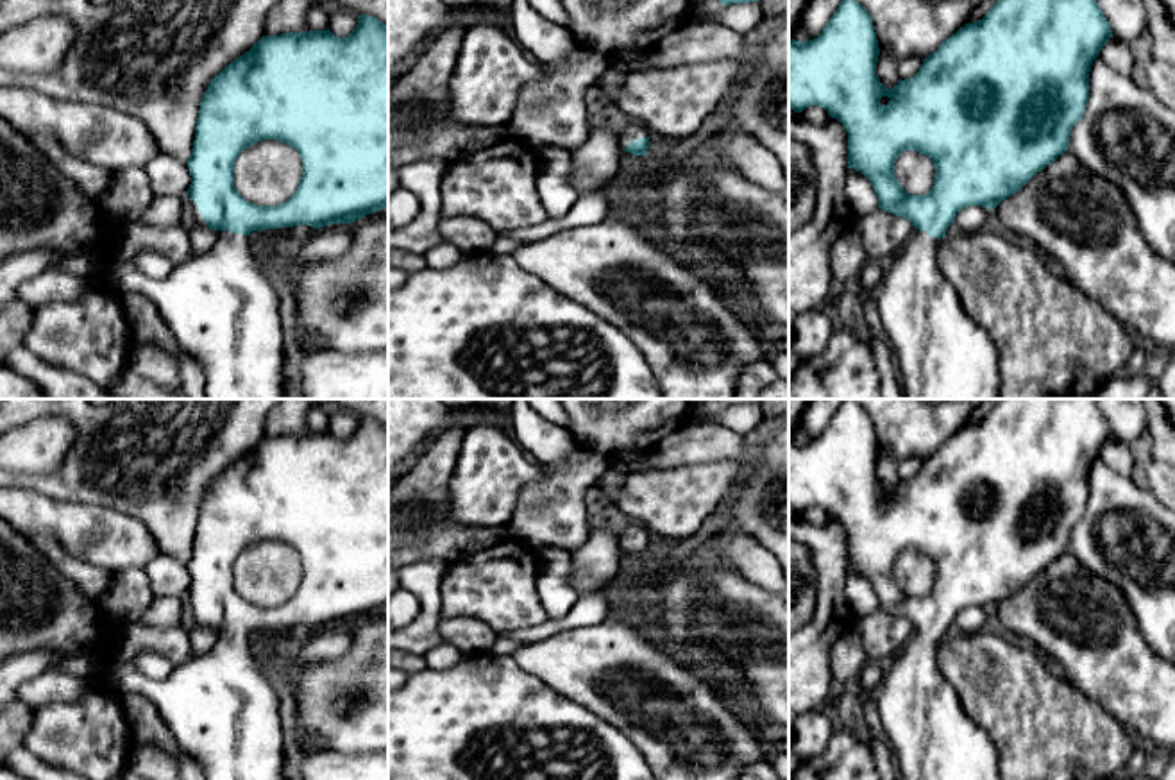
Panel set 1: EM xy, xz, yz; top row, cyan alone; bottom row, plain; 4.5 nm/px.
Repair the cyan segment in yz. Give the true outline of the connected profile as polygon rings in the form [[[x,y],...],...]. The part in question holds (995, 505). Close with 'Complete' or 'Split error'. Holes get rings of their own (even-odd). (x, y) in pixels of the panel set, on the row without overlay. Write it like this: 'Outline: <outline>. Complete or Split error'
Outline: [[[855,399],[839,404],[817,438],[789,442],[789,506],[794,513],[819,506],[837,519],[848,533],[848,569],[871,581],[878,608],[914,626],[875,694],[889,746],[898,757],[900,780],[1000,780],[998,751],[987,732],[968,717],[953,685],[941,674],[937,642],[946,637],[960,610],[994,610],[1068,551],[1069,535],[1089,501],[1091,465],[1111,438],[1111,426],[1095,399],[1000,399],[982,420],[960,428],[923,460],[914,478],[900,479],[892,490],[876,476],[880,449],[873,419]],[[905,551],[928,556],[935,567],[934,587],[925,596],[907,594],[896,580],[894,564]]]. Split error

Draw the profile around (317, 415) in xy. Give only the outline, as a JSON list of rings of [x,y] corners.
[[[311,404],[306,420],[313,431],[327,431],[329,429],[329,413],[327,406]]]

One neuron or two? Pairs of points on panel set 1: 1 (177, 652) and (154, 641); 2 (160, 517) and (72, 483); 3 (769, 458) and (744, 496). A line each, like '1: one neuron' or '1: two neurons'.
1: one neuron
2: one neuron
3: one neuron

